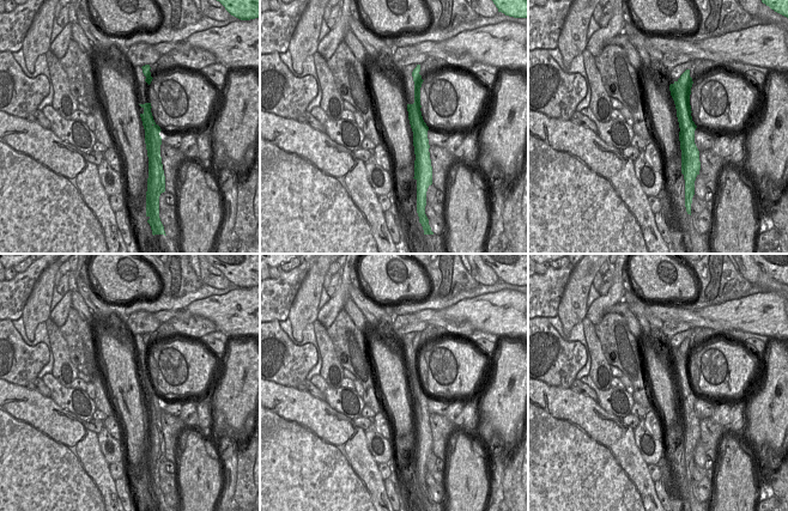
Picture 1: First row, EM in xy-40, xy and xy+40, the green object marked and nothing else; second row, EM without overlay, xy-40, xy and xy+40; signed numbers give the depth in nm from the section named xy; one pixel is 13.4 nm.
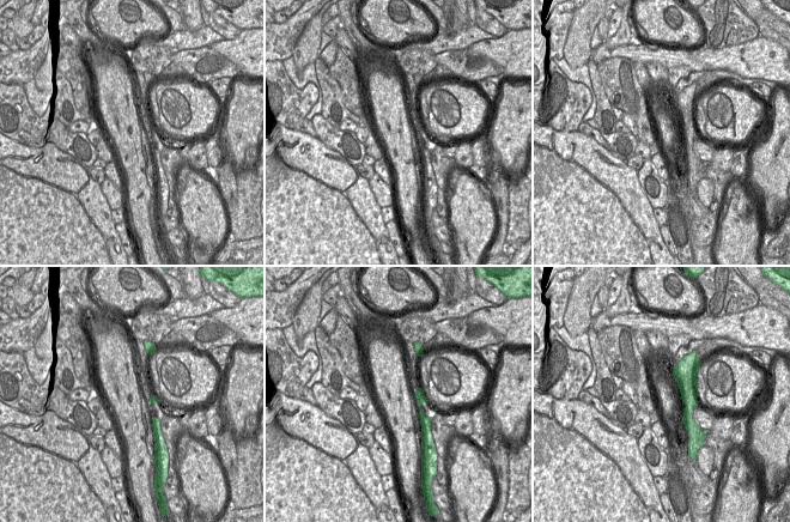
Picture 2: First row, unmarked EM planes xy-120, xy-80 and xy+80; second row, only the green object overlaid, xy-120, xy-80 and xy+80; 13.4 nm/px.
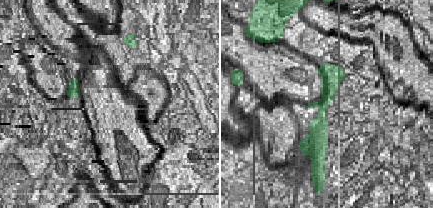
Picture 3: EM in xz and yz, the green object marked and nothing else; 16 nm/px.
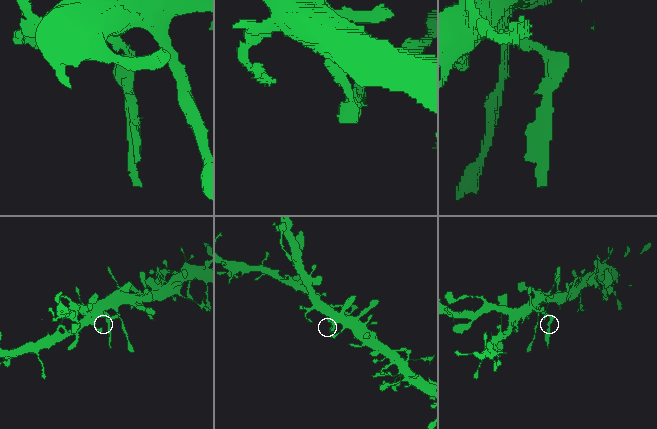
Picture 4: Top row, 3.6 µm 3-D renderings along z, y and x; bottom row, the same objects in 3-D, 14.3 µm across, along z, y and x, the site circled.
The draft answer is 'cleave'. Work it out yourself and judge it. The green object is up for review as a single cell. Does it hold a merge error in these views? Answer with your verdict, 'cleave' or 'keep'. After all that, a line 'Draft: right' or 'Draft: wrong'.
cleave
Draft: right

